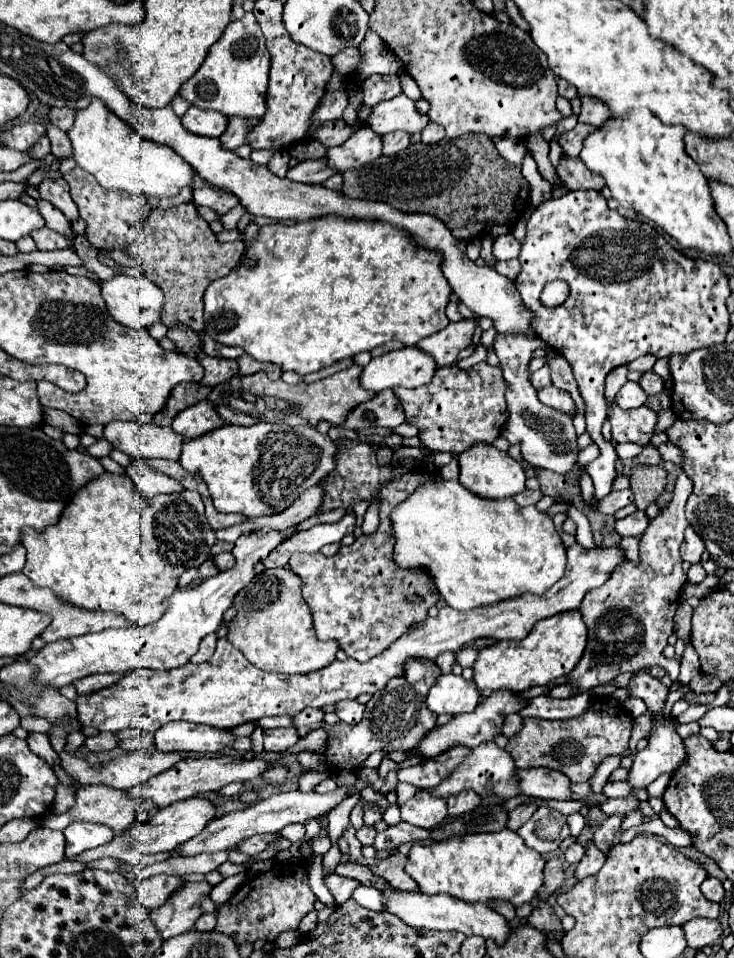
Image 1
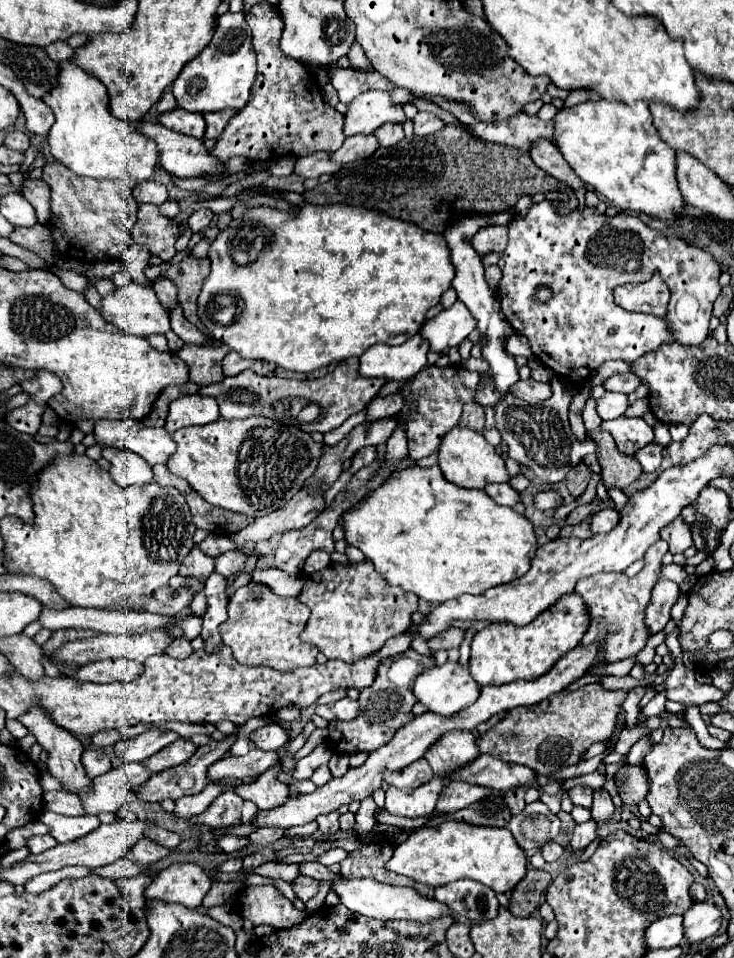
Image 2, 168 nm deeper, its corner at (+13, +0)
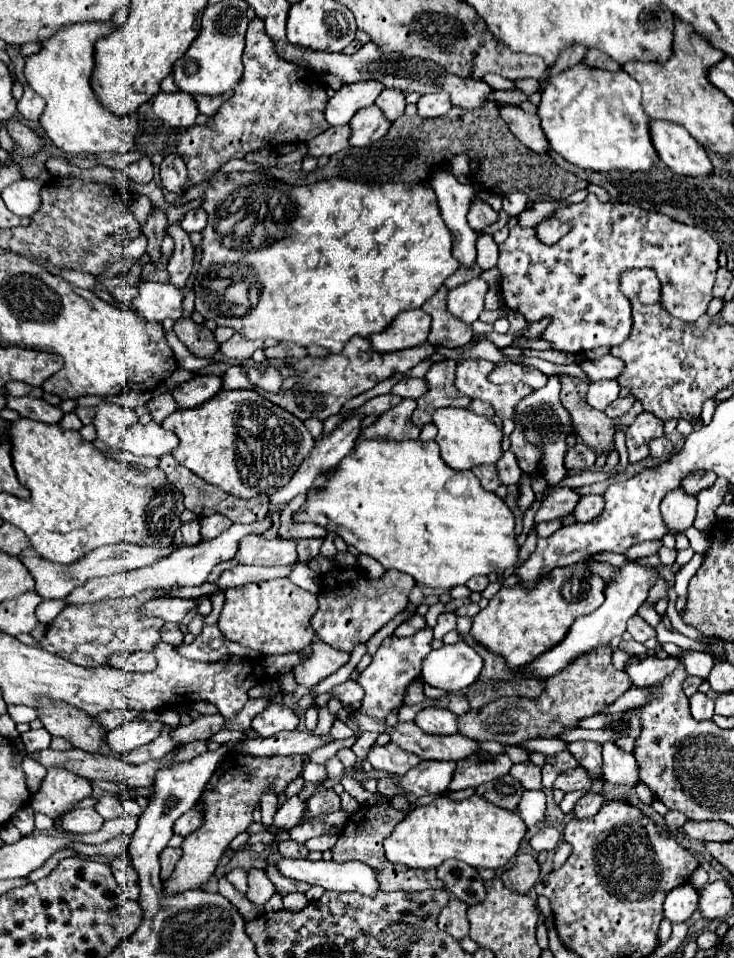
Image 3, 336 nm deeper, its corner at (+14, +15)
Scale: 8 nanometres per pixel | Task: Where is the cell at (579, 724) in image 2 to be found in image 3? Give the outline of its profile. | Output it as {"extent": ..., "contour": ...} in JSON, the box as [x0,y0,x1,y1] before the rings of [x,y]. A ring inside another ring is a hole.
{"extent":[458,646,630,744],"contour":[[[600,646],[572,660],[562,672],[548,678],[540,698],[498,698],[480,710],[458,716],[458,734],[472,740],[496,740],[500,744],[520,744],[528,738],[554,738],[574,728],[582,718],[602,712],[630,688],[626,672],[612,666],[612,648]]]}

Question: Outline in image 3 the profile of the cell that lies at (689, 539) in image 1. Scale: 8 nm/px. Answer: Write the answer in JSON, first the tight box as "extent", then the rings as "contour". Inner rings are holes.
{"extent":[660,488,696,532],"contour":[[[684,488],[670,490],[660,504],[664,522],[674,532],[684,532],[696,518],[696,496],[684,492]]]}

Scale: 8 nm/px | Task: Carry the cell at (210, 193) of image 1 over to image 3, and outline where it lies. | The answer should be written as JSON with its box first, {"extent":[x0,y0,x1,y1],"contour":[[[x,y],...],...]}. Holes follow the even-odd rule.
{"extent":[182,208,206,234],"contour":[[[196,208],[196,210],[190,210],[190,212],[186,212],[186,216],[182,218],[182,230],[184,232],[188,232],[188,234],[192,234],[192,232],[202,232],[202,228],[206,226],[206,212],[202,212],[200,208]]]}

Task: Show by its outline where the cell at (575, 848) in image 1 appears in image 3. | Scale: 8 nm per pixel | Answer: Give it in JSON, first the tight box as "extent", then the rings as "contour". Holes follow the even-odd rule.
{"extent":[530,826,560,852],"contour":[[[542,826],[532,838],[530,838],[530,846],[534,852],[550,852],[558,846],[558,838],[560,838],[560,832],[554,828],[554,826]]]}

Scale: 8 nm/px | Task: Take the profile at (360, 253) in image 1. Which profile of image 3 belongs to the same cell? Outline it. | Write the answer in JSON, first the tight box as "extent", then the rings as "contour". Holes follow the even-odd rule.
{"extent":[194,170,458,352],"contour":[[[256,170],[218,174],[218,178],[204,190],[200,200],[200,208],[208,214],[208,226],[202,230],[202,262],[194,282],[196,298],[198,302],[202,302],[196,304],[196,310],[206,320],[214,320],[220,326],[230,326],[236,332],[244,332],[246,338],[252,340],[270,336],[274,340],[296,342],[300,346],[316,344],[330,352],[340,352],[352,336],[366,338],[374,332],[382,332],[398,312],[420,308],[430,296],[440,290],[442,282],[458,270],[458,260],[452,258],[452,234],[440,216],[438,200],[430,184],[414,184],[414,188],[410,184],[394,182],[368,186],[364,182],[352,182],[334,176],[310,186],[290,186],[274,180],[274,176],[270,176],[266,170]],[[224,190],[238,190],[238,194],[222,196]],[[226,200],[232,202],[232,206],[224,208]],[[258,202],[266,204],[266,214],[260,210]],[[234,214],[252,216],[240,220],[240,228],[234,228],[234,232],[226,234],[224,230],[218,230],[220,220]],[[262,232],[264,238],[260,242],[254,242],[254,236],[258,238],[258,234]],[[246,236],[252,240],[248,240]],[[226,244],[232,246],[226,248]],[[226,262],[248,264],[256,270],[258,282],[262,284],[258,306],[252,308],[244,318],[224,314],[214,316],[214,312],[210,312],[212,308],[206,308],[206,302],[202,300],[202,280],[206,278],[206,268],[210,268],[210,264]],[[316,264],[322,264],[322,268],[316,268]],[[334,274],[338,274],[338,288],[334,286],[334,278],[330,278]]]}

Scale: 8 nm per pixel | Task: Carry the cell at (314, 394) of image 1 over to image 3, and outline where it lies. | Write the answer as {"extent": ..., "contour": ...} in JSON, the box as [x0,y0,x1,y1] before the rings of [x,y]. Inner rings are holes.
{"extent":[224,336,436,420],"contour":[[[354,336],[340,354],[330,354],[326,358],[312,358],[306,356],[302,360],[298,358],[280,358],[280,360],[266,360],[262,364],[254,364],[252,358],[244,360],[240,366],[232,366],[230,372],[224,376],[224,388],[228,390],[236,390],[236,388],[248,388],[248,390],[256,390],[262,396],[266,396],[272,404],[278,404],[282,408],[286,408],[288,412],[292,412],[294,416],[298,416],[300,420],[306,418],[318,418],[318,420],[326,420],[328,416],[334,416],[340,412],[340,408],[352,400],[354,396],[374,388],[378,382],[392,378],[394,374],[406,374],[410,368],[414,368],[418,362],[426,360],[428,356],[432,356],[436,352],[436,346],[430,342],[424,342],[420,346],[408,348],[408,350],[398,350],[398,352],[388,352],[388,354],[380,354],[372,348],[370,338],[360,338]],[[274,366],[280,374],[282,374],[282,388],[278,394],[270,394],[260,390],[258,386],[254,386],[248,376],[246,376],[246,368],[268,368]],[[306,400],[310,400],[314,412],[304,412],[306,408]]]}

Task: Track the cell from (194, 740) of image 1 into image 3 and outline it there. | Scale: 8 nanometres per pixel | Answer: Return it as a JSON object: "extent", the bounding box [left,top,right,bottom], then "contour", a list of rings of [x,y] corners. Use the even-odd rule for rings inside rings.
{"extent":[106,720,162,756],"contour":[[[134,720],[128,724],[122,724],[106,734],[106,742],[110,748],[114,748],[120,756],[126,752],[132,752],[134,748],[140,748],[152,740],[158,738],[158,732],[162,730],[160,722],[148,722],[148,720]]]}

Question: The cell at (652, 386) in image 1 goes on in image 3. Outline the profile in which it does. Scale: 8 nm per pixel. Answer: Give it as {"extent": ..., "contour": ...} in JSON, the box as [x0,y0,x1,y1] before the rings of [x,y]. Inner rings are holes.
{"extent":[580,354,622,382],"contour":[[[606,354],[596,360],[584,360],[580,364],[580,368],[592,382],[596,382],[596,380],[604,380],[604,378],[616,378],[622,372],[622,360]]]}

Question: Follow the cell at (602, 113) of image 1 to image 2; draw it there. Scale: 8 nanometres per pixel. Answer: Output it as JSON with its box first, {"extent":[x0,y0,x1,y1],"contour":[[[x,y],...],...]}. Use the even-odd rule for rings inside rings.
{"extent":[565,91,599,107],"contour":[[[571,91],[565,99],[565,107],[575,107],[585,101],[599,101],[599,95],[595,95],[595,91]]]}

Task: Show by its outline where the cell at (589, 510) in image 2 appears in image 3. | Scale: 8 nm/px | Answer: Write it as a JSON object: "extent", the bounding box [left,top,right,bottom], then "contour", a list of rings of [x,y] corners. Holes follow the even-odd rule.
{"extent":[534,486,580,524],"contour":[[[560,486],[560,488],[552,488],[546,496],[546,500],[540,504],[536,516],[534,516],[534,522],[540,524],[540,522],[546,522],[546,520],[558,520],[562,518],[564,514],[570,514],[574,510],[574,504],[580,496],[566,488],[566,486]]]}

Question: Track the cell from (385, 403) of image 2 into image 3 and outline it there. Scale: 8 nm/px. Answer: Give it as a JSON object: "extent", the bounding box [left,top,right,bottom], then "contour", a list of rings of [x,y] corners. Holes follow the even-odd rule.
{"extent":[394,376,428,398],"contour":[[[414,376],[402,378],[400,382],[394,384],[394,394],[402,398],[420,398],[426,394],[426,390],[428,390],[428,382],[424,378],[414,378]]]}

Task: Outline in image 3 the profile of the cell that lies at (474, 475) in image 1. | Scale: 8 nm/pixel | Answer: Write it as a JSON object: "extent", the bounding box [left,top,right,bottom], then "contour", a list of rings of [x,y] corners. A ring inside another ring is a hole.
{"extent":[434,408,502,470],"contour":[[[440,408],[434,412],[434,424],[438,428],[436,444],[440,446],[442,460],[454,470],[470,470],[478,464],[494,464],[502,454],[502,430],[492,418],[478,416],[468,408]]]}

